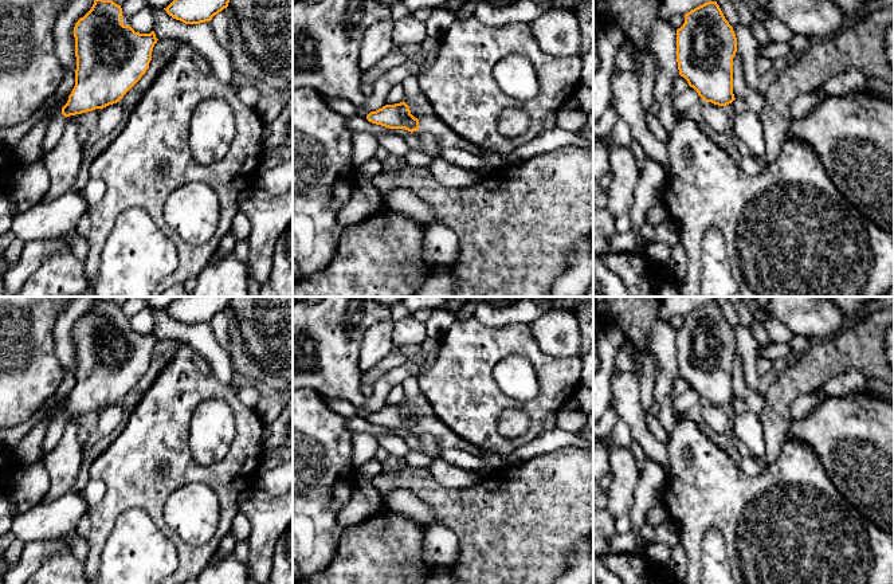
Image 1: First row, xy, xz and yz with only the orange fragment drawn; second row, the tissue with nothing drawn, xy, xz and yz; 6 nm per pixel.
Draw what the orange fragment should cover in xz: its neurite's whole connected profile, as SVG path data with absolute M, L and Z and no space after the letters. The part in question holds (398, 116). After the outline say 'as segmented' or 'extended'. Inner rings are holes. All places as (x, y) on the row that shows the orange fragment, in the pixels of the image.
M405 102L385 105L376 111L370 111L366 119L388 129L405 129L411 133L419 130L419 119L411 114Z; as segmented

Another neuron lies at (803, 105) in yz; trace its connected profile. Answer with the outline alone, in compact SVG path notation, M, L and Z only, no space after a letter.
M822 90L803 94L795 98L791 103L791 115L792 119L800 119L808 115L822 101L823 93Z

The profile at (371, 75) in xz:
M400 51L391 52L387 58L380 60L373 67L362 71L362 81L373 85L385 71L388 71L393 66L405 62L407 59L408 58L404 56Z

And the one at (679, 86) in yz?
M678 75L673 83L673 87L671 87L671 97L675 99L678 98L679 95L682 95L687 89L689 89L689 83L687 81Z

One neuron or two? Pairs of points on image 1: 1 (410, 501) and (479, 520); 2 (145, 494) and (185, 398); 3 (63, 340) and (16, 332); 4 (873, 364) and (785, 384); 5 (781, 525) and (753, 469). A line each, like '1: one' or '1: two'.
1: two
2: one
3: two
4: one
5: two

